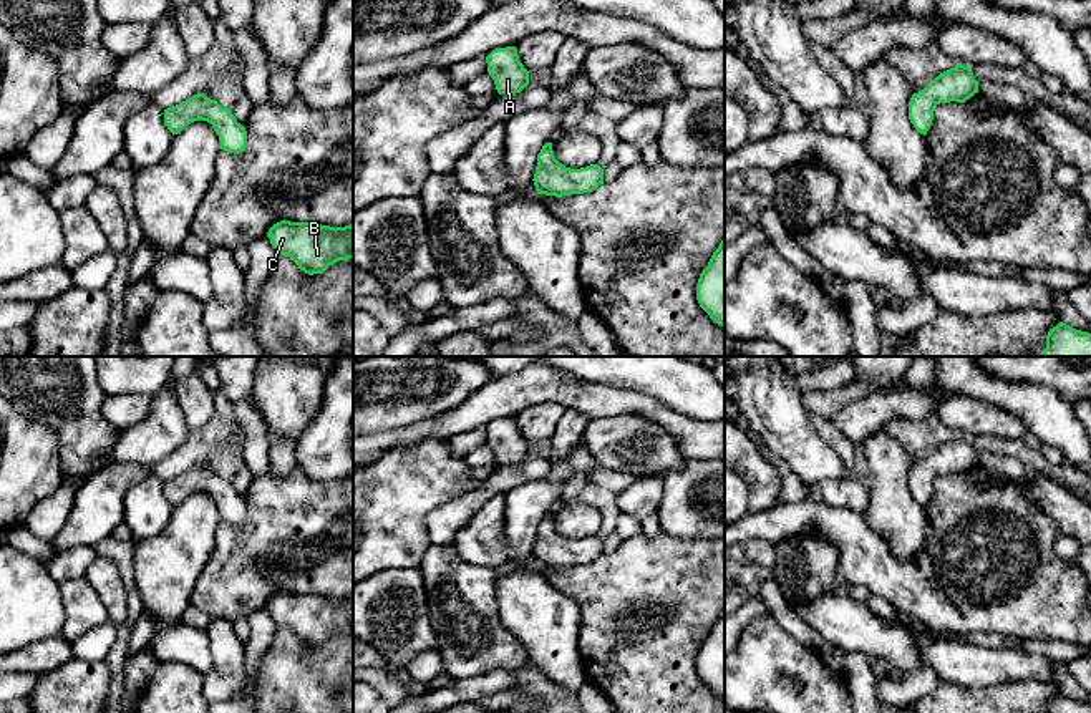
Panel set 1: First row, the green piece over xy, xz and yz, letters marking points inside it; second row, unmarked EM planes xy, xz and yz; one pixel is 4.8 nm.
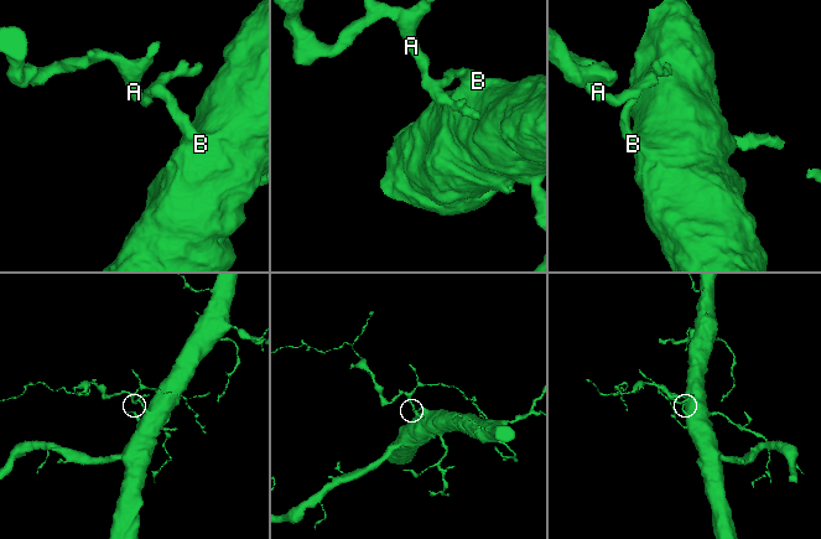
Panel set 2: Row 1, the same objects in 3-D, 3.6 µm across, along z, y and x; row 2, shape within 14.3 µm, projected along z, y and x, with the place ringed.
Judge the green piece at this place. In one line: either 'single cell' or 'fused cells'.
single cell

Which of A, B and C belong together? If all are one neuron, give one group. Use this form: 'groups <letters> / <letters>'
groups A B C

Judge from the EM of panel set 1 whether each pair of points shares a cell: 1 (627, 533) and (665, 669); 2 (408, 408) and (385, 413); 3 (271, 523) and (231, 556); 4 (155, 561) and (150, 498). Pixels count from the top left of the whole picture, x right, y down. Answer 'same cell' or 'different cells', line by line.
1: different cells
2: same cell
3: same cell
4: different cells

